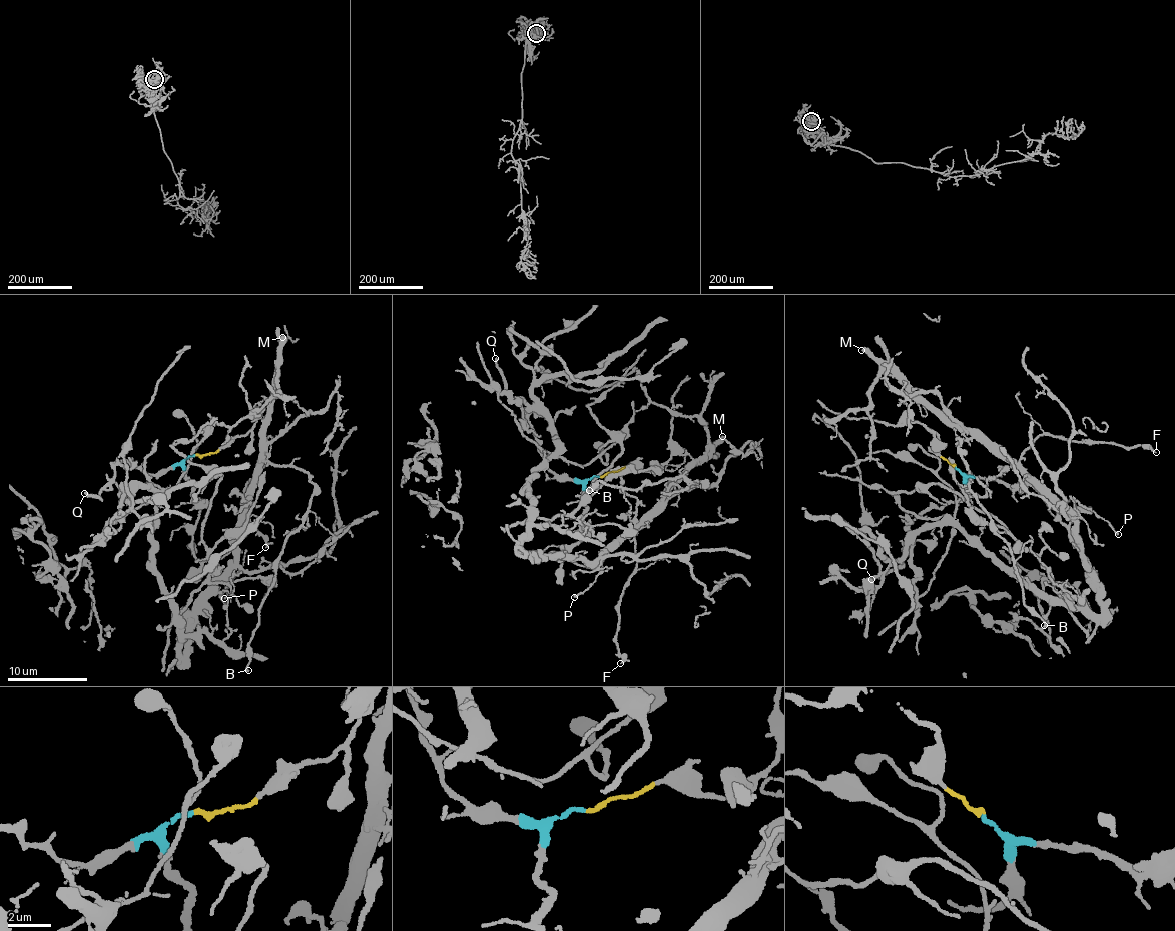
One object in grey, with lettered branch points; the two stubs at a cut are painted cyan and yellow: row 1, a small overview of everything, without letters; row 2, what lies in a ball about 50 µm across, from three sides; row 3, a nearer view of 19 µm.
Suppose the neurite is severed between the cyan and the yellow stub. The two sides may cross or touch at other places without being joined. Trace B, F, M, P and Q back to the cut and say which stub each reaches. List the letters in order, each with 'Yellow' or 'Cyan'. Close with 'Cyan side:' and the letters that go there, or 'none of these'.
B: Yellow
F: Yellow
M: Yellow
P: Cyan
Q: Cyan
Cyan side: P, Q

